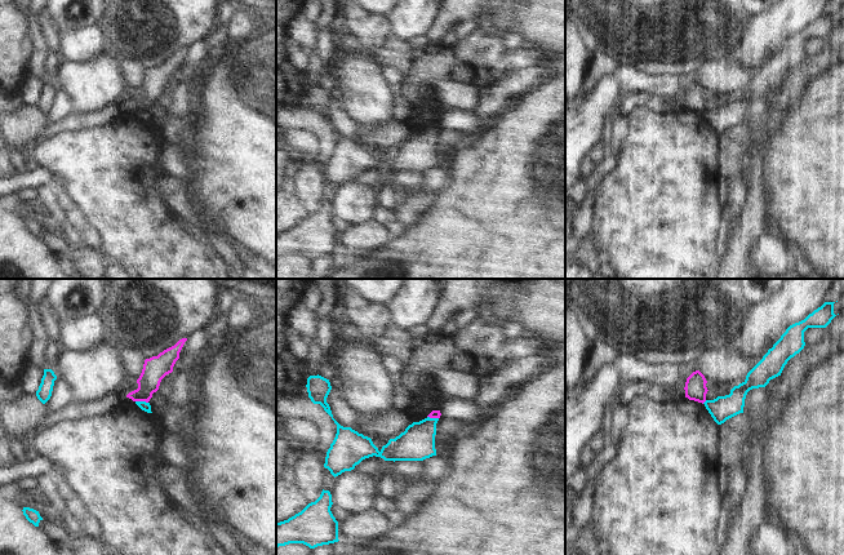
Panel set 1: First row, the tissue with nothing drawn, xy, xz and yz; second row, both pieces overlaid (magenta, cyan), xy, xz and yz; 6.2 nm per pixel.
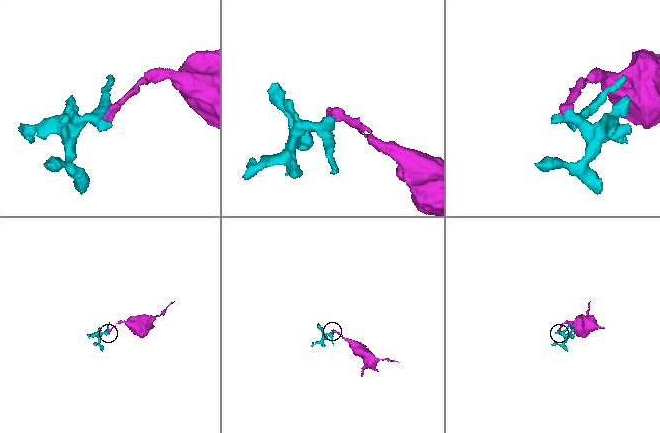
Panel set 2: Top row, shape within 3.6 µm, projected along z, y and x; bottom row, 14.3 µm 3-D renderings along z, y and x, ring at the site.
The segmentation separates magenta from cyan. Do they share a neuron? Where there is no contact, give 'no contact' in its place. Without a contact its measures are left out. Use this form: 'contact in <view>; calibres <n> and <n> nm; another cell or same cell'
contact in xy; calibres 150 and 60 nm; another cell

